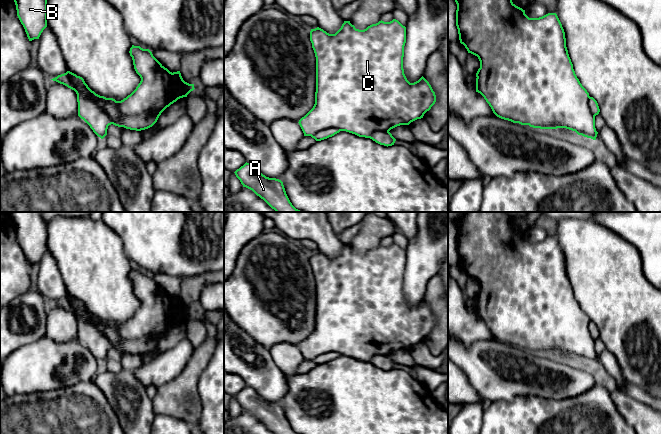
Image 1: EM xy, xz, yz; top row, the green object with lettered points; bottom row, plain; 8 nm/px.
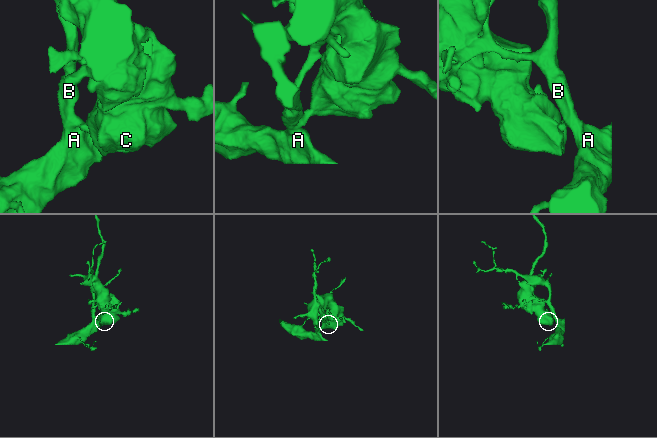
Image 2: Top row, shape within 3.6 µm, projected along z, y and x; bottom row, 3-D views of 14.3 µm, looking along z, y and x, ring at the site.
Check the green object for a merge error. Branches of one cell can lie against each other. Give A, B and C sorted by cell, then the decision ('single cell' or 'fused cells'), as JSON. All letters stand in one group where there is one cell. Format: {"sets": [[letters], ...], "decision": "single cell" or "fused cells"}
{"sets": [["A", "B"], ["C"]], "decision": "fused cells"}

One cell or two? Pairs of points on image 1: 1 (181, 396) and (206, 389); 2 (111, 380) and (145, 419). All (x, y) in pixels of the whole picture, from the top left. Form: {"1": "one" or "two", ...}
{"1": "two", "2": "one"}

